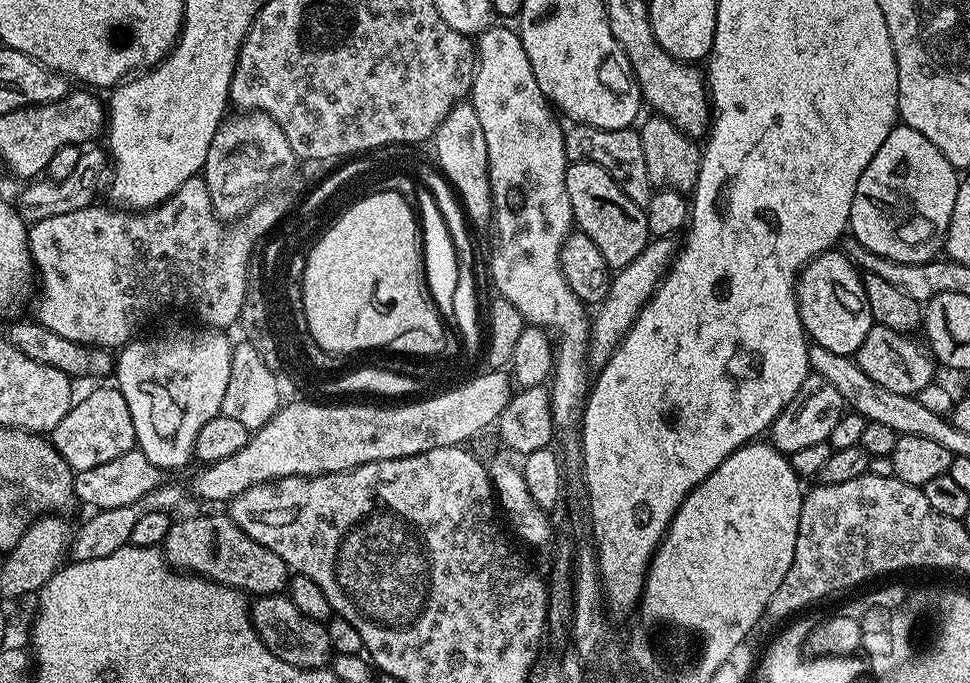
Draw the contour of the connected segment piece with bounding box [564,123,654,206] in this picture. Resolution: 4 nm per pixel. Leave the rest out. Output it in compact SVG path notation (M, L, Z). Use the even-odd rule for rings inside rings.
M573 123L564 133L564 145L569 161L594 162L618 182L618 186L630 198L630 202L641 206L648 204L653 194L650 174L646 170L646 153L642 151L642 138L635 127L622 130L602 130L594 126Z

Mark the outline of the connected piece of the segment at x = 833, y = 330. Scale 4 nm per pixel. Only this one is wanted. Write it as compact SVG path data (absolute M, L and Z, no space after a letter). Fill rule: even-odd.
M829 250L815 256L802 271L796 282L796 301L802 326L812 344L830 350L830 354L855 357L866 342L874 323L870 314L870 302L866 302L866 290L861 269L857 268L840 250Z

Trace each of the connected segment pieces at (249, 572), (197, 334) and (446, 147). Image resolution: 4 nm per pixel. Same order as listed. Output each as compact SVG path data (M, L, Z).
M231 515L224 516L188 516L185 520L177 519L173 523L172 529L166 534L162 545L165 560L173 568L193 576L205 576L207 580L213 580L219 584L229 584L232 588L238 589L239 592L251 594L253 597L258 596L275 596L283 593L288 587L290 579L290 569L274 550L266 550L250 534L246 534L232 520Z
M174 326L148 338L135 337L119 349L114 360L114 380L134 421L137 449L164 472L193 461L198 432L210 418L221 413L230 378L233 343L221 329L195 327Z
M458 103L450 110L450 114L446 114L446 118L442 118L434 137L435 144L435 163L459 197L465 217L475 227L477 224L487 229L492 222L492 191L486 158L486 134L482 134L482 122L478 122L478 114L472 103Z

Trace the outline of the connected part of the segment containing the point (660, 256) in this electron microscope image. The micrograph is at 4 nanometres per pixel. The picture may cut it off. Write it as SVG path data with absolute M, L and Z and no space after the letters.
M656 238L649 242L626 267L619 269L613 275L610 282L610 294L595 309L590 320L588 330L588 366L589 369L599 370L606 366L606 362L614 354L614 350L622 342L622 338L632 329L632 323L638 318L642 306L654 294L654 290L660 285L660 279L664 277L674 259L674 244L668 238Z

